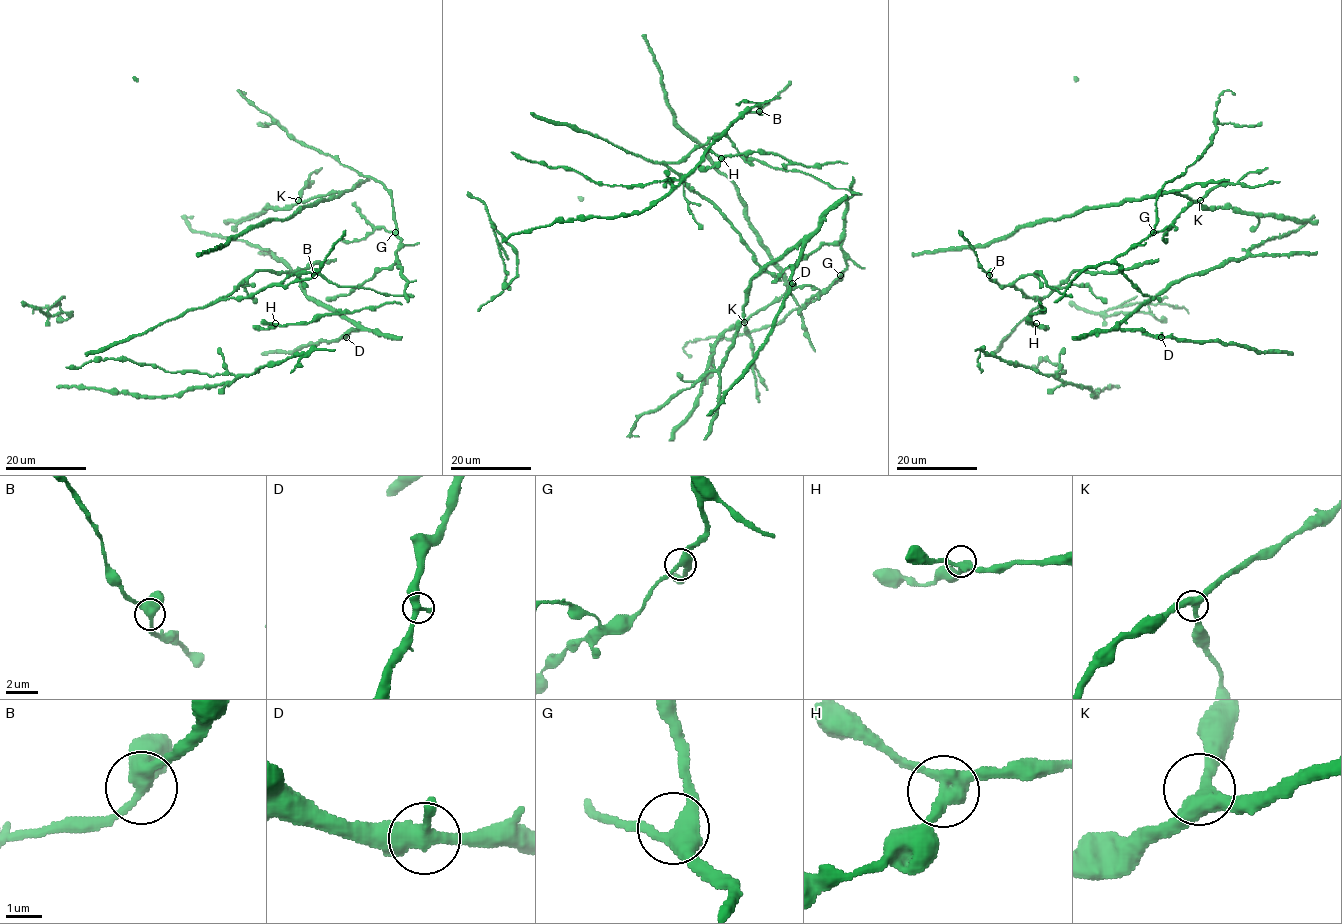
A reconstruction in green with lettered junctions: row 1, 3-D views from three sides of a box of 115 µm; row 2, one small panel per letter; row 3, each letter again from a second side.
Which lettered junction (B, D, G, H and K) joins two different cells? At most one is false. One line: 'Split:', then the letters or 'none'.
Split: none

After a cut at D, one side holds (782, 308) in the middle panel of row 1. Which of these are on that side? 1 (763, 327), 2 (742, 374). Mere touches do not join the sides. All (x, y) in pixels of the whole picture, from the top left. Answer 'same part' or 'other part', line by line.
1: other part
2: same part

